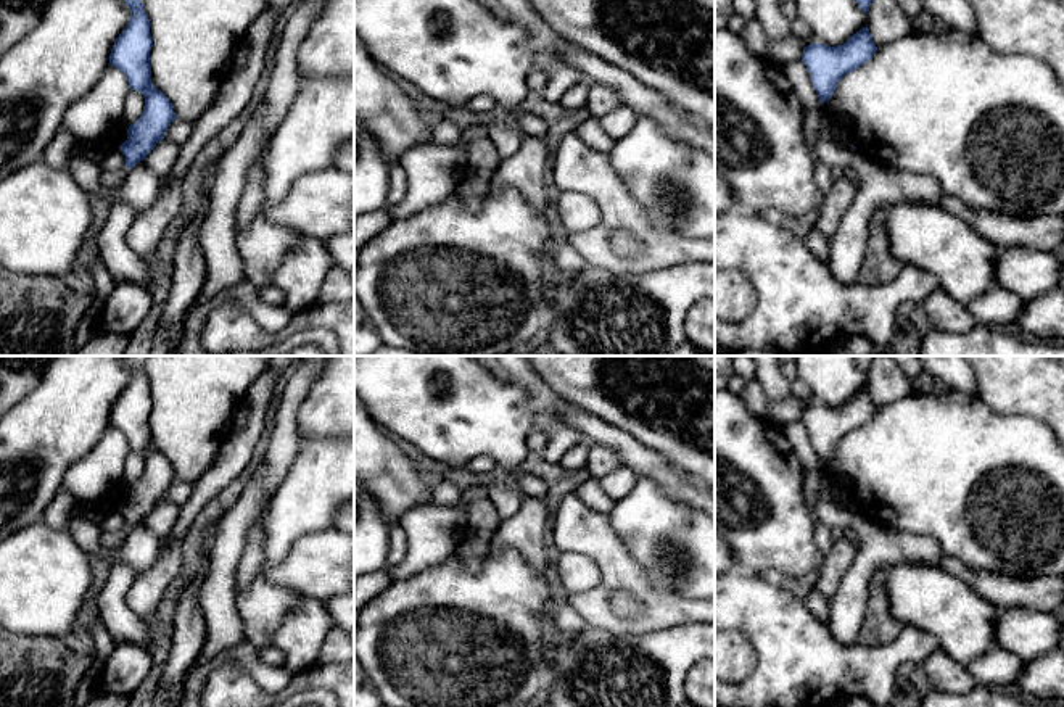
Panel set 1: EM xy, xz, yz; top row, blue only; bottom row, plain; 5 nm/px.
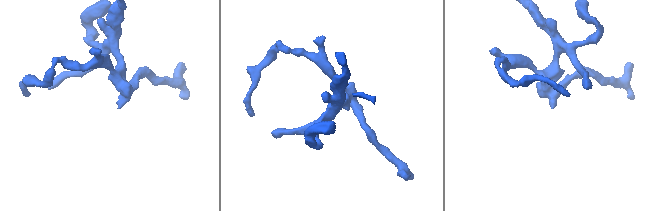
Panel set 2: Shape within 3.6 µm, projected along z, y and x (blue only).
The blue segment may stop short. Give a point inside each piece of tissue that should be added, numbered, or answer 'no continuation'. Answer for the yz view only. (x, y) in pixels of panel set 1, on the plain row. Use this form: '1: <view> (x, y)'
no continuation

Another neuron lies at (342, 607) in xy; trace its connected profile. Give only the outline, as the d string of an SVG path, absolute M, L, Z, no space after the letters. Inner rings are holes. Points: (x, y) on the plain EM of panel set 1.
M354 593L325 599L325 606L335 622L354 643Z

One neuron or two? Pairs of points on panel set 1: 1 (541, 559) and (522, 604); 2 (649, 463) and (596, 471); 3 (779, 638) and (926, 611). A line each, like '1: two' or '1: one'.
1: two
2: two
3: two

